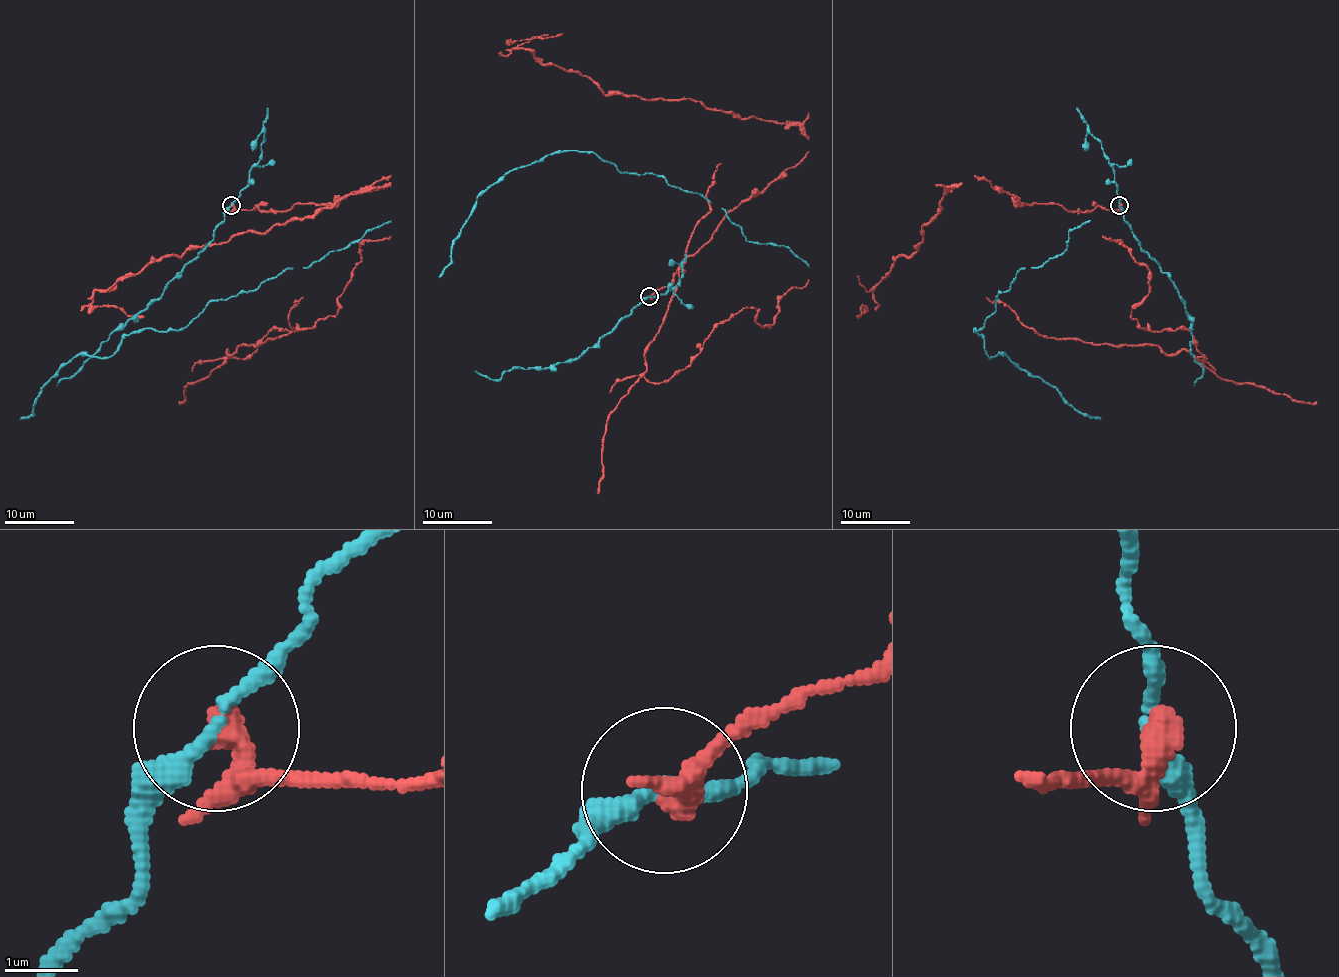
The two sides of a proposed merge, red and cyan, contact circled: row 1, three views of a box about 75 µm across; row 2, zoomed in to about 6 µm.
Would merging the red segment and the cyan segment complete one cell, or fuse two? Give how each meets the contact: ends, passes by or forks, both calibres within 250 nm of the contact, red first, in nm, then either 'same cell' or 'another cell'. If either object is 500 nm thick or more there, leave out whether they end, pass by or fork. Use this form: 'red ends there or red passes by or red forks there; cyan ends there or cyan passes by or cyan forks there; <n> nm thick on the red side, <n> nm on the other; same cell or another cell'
red passes by; cyan passes by; 280 nm thick on the red side, 220 nm on the other; another cell

